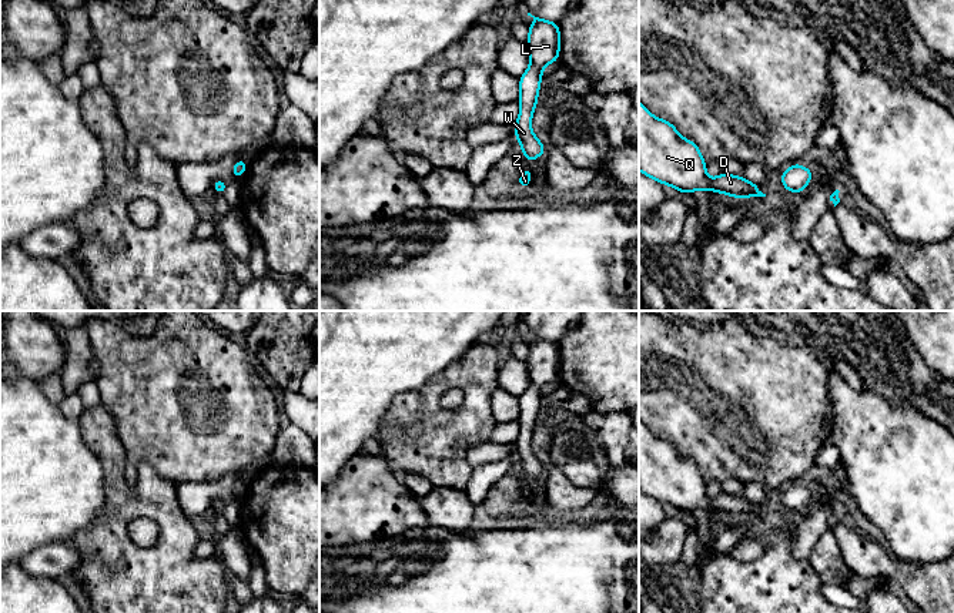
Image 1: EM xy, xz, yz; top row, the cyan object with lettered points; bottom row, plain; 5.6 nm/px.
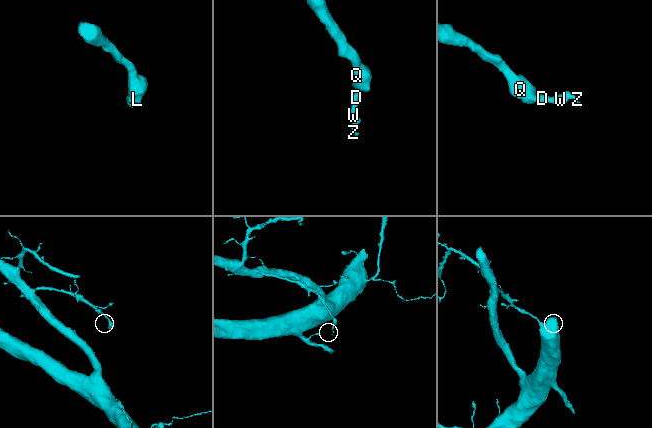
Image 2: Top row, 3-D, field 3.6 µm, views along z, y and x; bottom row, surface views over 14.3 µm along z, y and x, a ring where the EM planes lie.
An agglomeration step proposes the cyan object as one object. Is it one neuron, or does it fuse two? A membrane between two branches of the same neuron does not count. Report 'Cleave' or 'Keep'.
Keep

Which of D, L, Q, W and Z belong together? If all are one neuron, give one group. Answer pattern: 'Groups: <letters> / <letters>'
Groups: D L Q W Z

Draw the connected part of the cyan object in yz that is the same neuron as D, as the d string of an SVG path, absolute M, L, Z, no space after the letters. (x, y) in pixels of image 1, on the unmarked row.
M639 421L639 489L649 498L653 498L663 505L672 505L682 513L710 509L723 512L734 517L766 516L759 509L759 503L749 502L743 496L722 492L713 500L707 498L706 482L697 465L686 458L682 458L676 446L669 441L660 439L649 432Z

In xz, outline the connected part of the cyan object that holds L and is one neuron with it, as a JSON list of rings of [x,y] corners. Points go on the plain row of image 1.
[[[528,332],[528,335],[533,338],[533,342],[529,345],[529,358],[526,361],[530,386],[519,398],[520,413],[518,421],[520,422],[520,432],[518,439],[515,441],[515,455],[516,459],[520,462],[523,478],[535,480],[538,476],[548,470],[532,452],[530,439],[536,428],[538,412],[540,409],[540,398],[543,395],[542,388],[549,382],[559,381],[560,351],[558,342],[546,341],[543,338],[532,335],[530,332]]]

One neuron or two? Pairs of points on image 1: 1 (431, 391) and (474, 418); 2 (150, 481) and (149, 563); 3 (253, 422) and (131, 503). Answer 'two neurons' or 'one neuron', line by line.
1: one neuron
2: one neuron
3: two neurons

